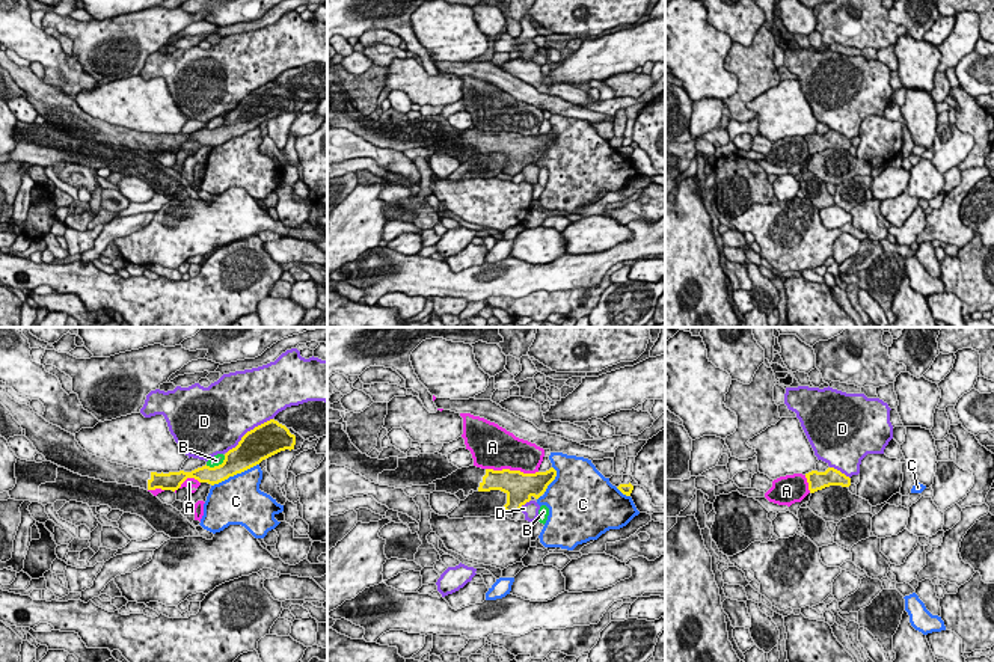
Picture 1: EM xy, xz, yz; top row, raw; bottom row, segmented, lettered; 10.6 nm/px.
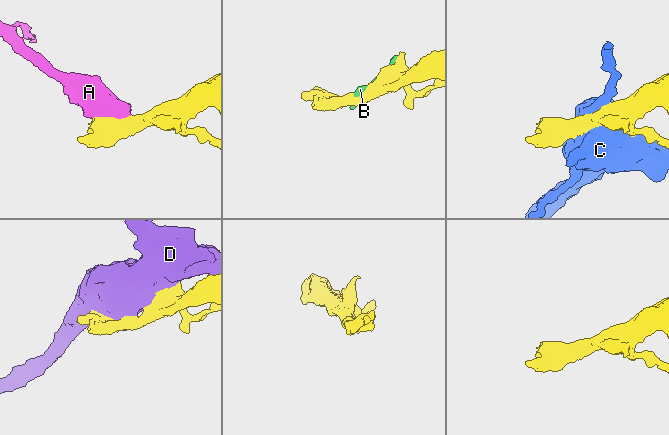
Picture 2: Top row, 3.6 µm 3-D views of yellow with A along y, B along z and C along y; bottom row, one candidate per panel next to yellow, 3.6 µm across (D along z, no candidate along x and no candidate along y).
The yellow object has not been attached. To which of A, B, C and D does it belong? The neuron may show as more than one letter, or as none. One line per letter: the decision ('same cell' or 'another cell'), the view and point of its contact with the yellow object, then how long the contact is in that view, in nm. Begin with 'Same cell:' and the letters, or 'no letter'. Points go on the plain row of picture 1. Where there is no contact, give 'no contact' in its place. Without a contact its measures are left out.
Same cell: no letter
A: another cell; meets yellow in xz at (512, 133); contact 550 nm long
B: another cell; meets yellow in xy at (216, 128); contact 240 nm long
C: another cell; meets yellow in xy at (234, 136); contact 550 nm long
D: another cell; meets yellow in xy at (248, 94); contact 600 nm long

